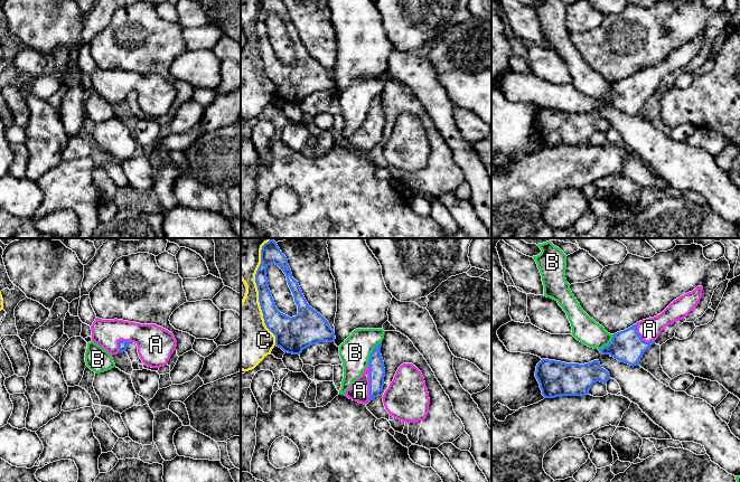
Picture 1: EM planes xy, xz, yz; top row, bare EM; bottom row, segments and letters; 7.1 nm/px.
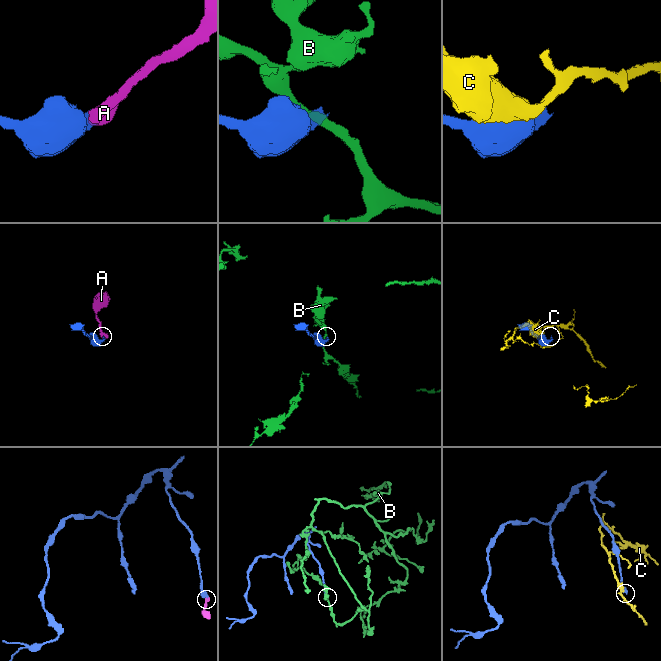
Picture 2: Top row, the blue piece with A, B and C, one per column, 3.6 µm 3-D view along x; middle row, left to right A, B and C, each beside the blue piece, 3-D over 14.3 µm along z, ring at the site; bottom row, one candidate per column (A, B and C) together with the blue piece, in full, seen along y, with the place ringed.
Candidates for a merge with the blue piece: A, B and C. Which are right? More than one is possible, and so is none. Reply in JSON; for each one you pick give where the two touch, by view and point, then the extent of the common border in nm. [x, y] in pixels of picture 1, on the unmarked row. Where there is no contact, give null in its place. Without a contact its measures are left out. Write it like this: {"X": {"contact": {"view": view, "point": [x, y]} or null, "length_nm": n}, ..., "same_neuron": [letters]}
{"A": {"contact": {"view": "xz", "point": [370, 132]}, "length_nm": 260}, "same_neuron": ["A"]}

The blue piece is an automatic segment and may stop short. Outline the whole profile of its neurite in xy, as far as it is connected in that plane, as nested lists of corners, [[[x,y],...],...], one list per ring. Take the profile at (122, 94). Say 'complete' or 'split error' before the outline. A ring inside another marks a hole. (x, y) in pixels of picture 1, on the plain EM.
split error; [[[96,67],[91,79],[92,91],[111,105],[125,101],[128,95],[134,92],[140,108],[151,117],[166,115],[177,96],[174,84],[156,74]]]

